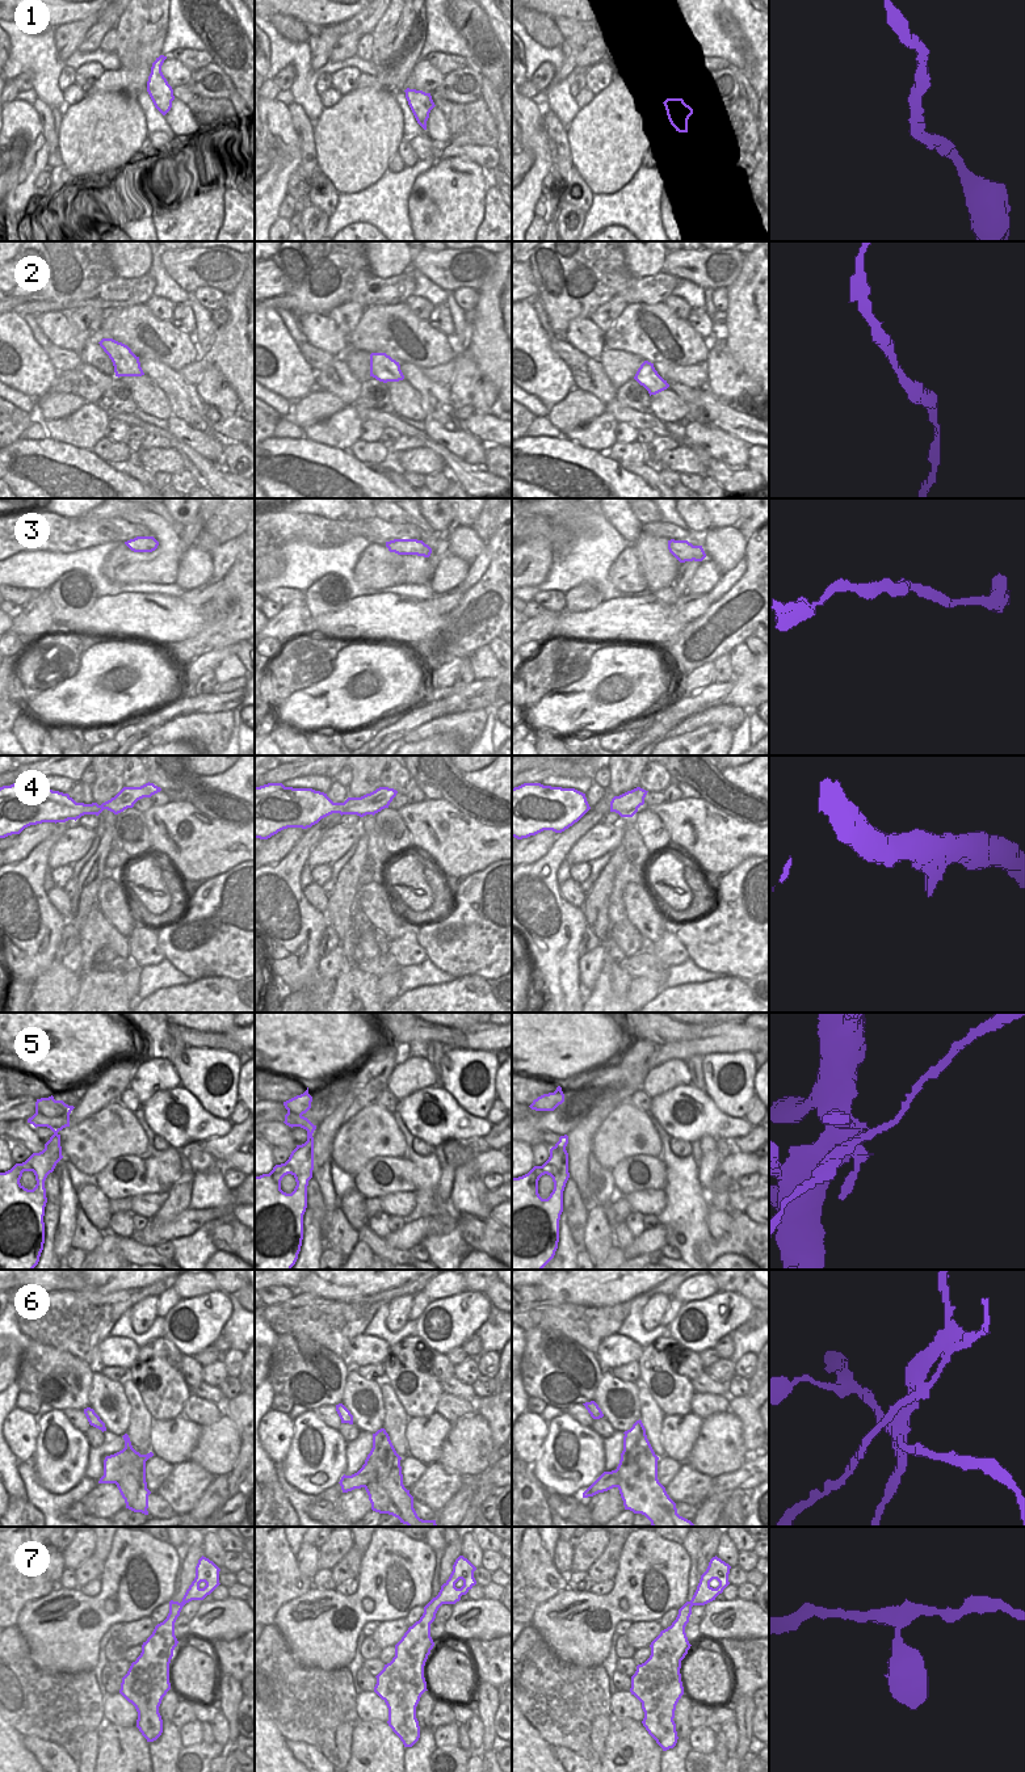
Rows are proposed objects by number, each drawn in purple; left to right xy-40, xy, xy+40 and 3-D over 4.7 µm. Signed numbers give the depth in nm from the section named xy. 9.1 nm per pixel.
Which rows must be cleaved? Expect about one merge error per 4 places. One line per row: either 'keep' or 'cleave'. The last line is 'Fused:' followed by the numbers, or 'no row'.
1: keep
2: keep
3: keep
4: keep
5: keep
6: cleave
7: keep
Fused: 6

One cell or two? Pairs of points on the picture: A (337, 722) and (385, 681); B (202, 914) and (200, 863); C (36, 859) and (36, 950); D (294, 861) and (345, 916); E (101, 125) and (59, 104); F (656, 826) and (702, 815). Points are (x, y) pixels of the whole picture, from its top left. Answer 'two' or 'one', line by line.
A: one
B: two
C: one
D: two
E: two
F: two

